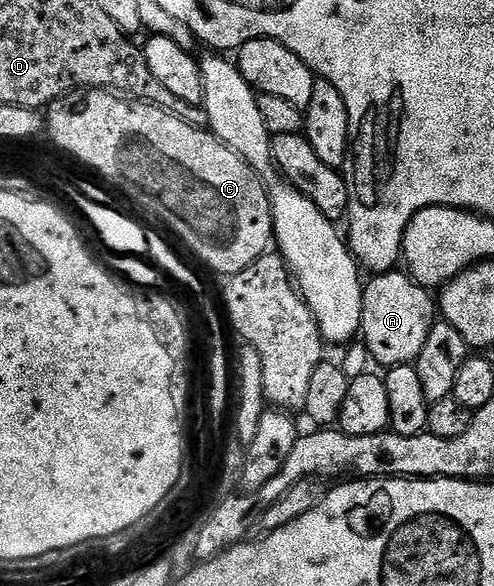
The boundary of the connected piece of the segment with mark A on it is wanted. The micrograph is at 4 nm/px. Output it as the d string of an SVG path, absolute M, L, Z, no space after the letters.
M389 272L378 274L363 283L364 299L362 300L362 320L360 328L362 331L363 345L368 347L369 355L376 358L384 365L384 368L393 366L407 366L415 363L416 358L422 352L422 344L426 344L426 336L430 336L430 328L438 314L438 306L425 287L420 286L409 277L407 273Z

